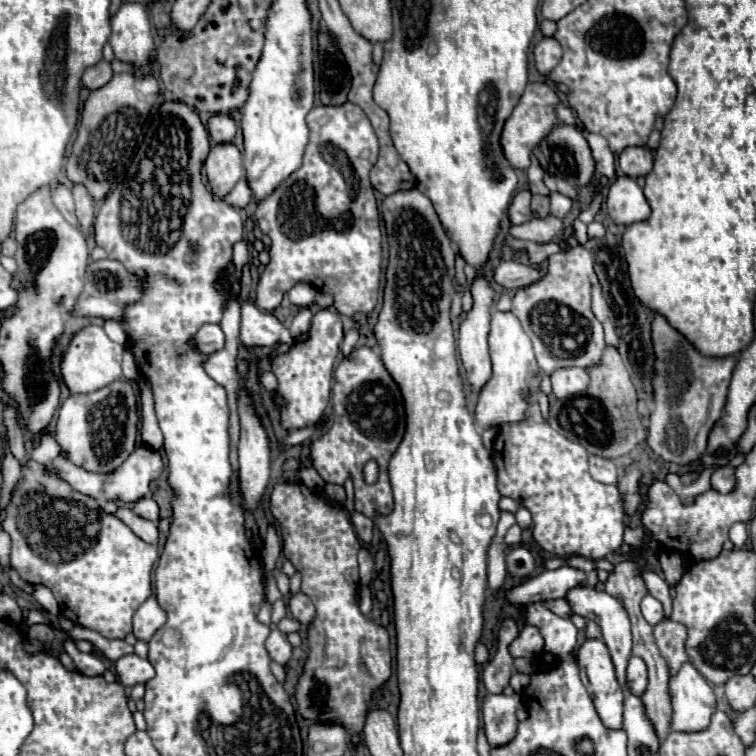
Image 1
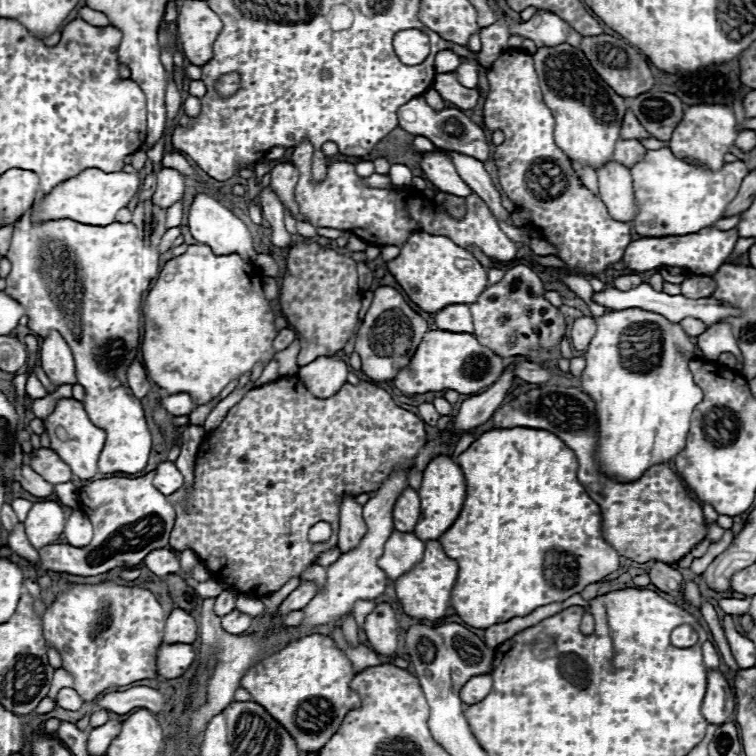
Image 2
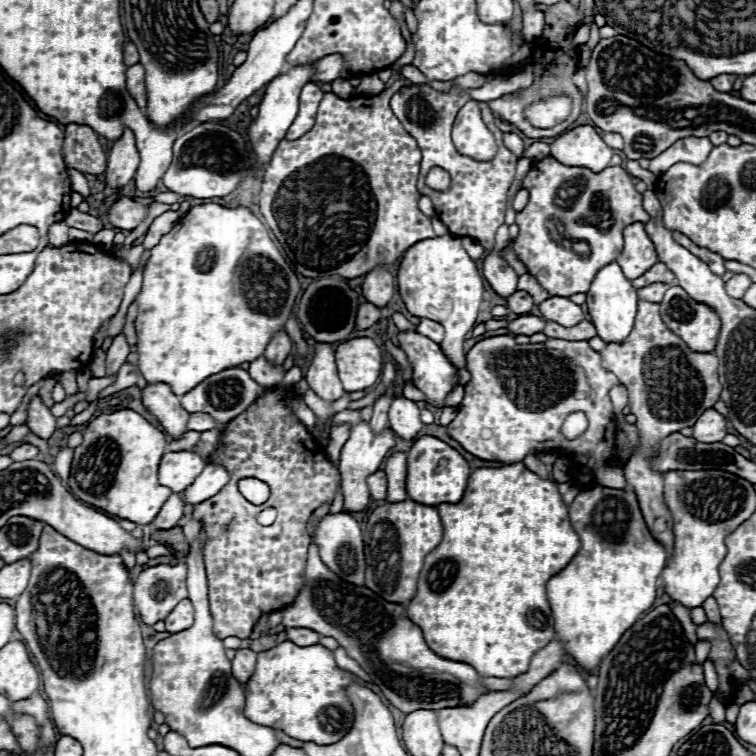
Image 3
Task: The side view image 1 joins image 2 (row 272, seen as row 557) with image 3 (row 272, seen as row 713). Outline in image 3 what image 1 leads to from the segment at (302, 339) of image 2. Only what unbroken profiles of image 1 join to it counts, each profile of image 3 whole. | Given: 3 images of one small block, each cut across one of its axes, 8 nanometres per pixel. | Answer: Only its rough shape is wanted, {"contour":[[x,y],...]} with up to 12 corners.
{"contour":[[349,100],[282,140],[260,212],[302,276],[352,280],[436,238],[420,150]]}

